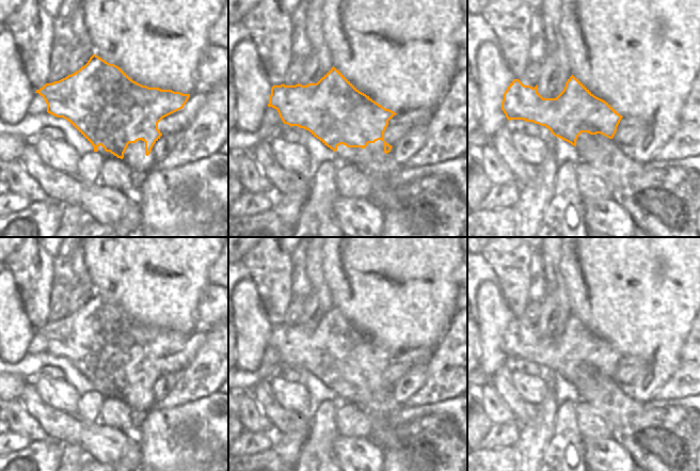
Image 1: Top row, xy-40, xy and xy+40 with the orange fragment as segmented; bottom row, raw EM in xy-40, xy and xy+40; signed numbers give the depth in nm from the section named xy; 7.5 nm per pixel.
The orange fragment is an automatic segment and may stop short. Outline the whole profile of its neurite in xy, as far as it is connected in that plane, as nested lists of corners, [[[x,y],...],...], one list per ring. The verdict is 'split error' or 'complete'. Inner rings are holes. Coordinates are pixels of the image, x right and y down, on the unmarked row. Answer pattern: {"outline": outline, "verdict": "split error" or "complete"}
{"outline": [[[334,305],[317,323],[273,325],[268,346],[277,349],[284,363],[308,370],[334,391],[340,383],[347,387],[365,388],[368,382],[375,382],[378,379],[384,381],[385,393],[393,387],[384,380],[384,371],[388,360],[397,352],[385,348],[360,331]]], "verdict": "complete"}

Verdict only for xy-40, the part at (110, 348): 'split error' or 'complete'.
complete

